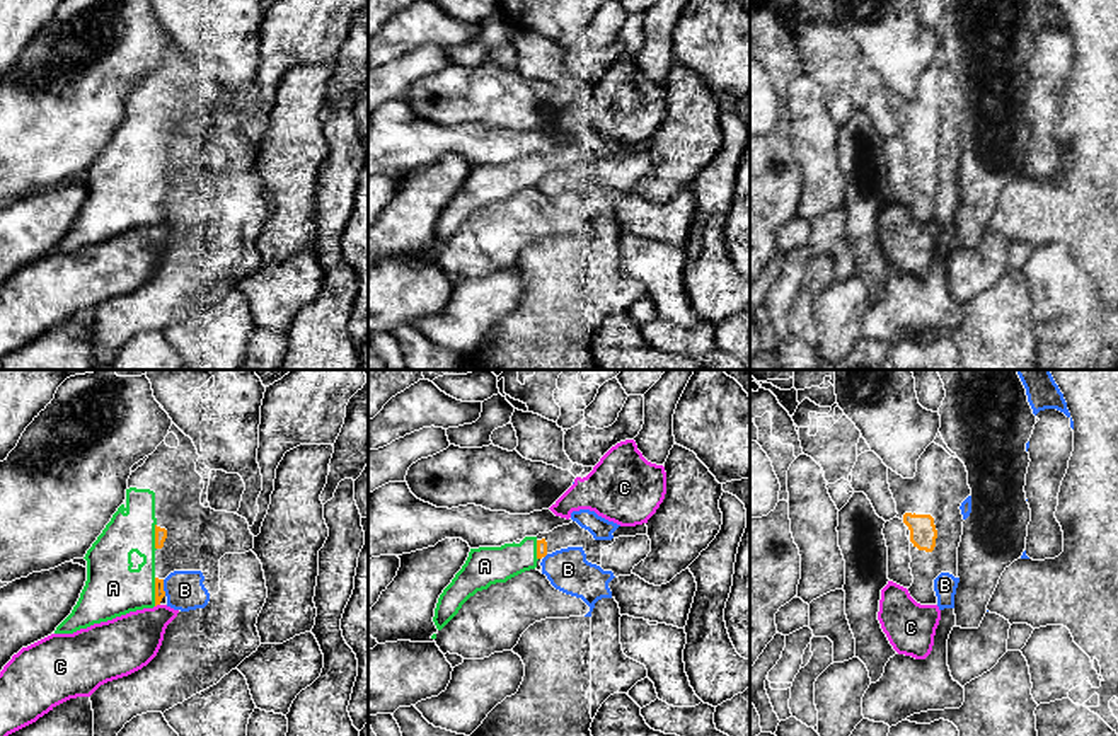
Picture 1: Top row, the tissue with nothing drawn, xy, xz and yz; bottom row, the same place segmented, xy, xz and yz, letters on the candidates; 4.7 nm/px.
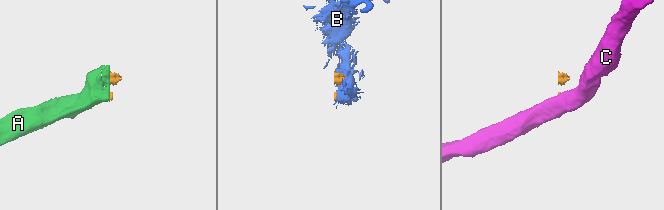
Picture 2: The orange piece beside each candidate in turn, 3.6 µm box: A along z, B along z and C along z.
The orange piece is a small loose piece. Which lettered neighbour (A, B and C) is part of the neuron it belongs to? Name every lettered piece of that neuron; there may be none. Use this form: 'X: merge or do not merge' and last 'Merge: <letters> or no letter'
A: merge
B: do not merge
C: do not merge
Merge: A

